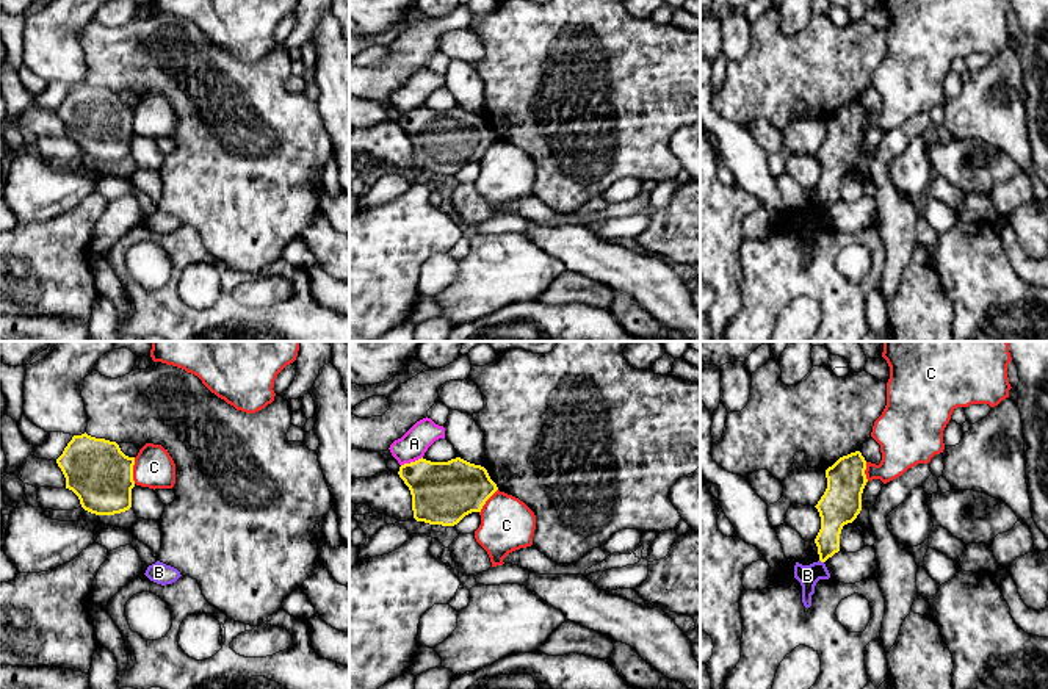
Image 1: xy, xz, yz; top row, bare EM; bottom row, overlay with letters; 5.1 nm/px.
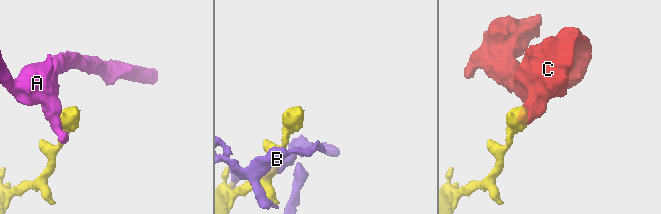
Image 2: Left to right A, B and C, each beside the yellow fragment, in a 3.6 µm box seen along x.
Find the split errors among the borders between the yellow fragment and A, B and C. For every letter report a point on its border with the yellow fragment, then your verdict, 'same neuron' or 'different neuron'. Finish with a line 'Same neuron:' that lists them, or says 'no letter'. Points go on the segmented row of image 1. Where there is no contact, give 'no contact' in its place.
A: xz (411, 462) | different neuron
B: yz (821, 561) | different neuron
C: xy (132, 470) | different neuron
Same neuron: no letter

